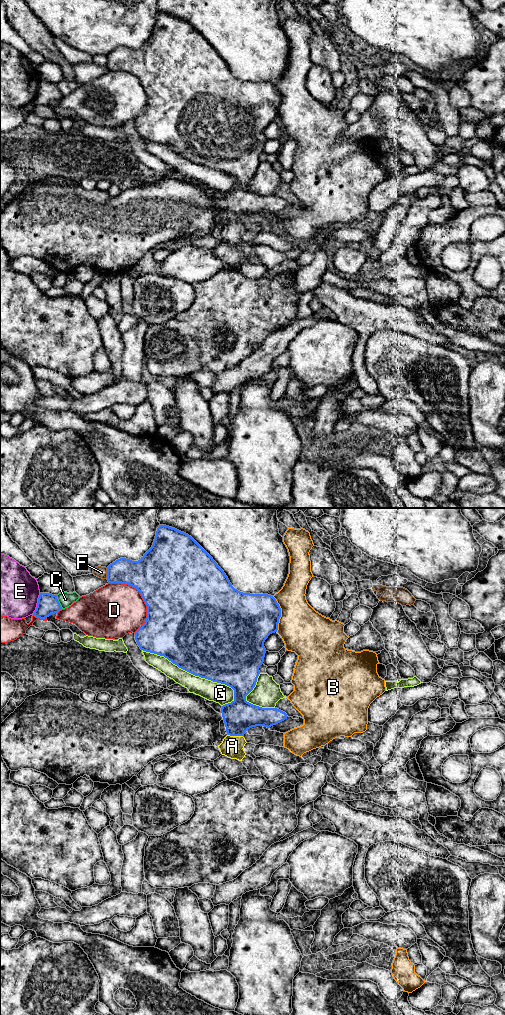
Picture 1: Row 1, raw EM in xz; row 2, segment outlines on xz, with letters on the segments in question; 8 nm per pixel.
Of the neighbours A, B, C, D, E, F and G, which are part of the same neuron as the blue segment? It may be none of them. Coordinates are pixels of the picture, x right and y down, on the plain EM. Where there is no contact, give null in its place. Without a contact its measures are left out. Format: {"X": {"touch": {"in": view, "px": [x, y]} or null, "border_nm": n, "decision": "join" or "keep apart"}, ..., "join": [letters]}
{"A": {"touch": {"in": "xz", "px": [235, 223]}, "border_nm": 120, "decision": "join"}, "B": {"touch": {"in": "xz", "px": [280, 102]}, "border_nm": 300, "decision": "keep apart"}, "C": {"touch": {"in": "xz", "px": [58, 90]}, "border_nm": 120, "decision": "keep apart"}, "D": {"touch": {"in": "xz", "px": [142, 85]}, "border_nm": 460, "decision": "keep apart"}, "E": {"touch": {"in": "xz", "px": [37, 91]}, "border_nm": 180, "decision": "keep apart"}, "F": {"touch": {"in": "xz", "px": [107, 61]}, "border_nm": 80, "decision": "keep apart"}, "G": {"touch": {"in": "xz", "px": [193, 162]}, "border_nm": 850, "decision": "keep apart"}, "join": ["A"]}

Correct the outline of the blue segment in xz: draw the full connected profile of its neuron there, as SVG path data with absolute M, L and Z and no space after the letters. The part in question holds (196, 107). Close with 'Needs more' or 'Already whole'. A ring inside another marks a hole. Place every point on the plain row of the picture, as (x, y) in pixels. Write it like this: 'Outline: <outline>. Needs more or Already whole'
Outline: M159 13L152 35L140 48L120 46L110 52L107 55L107 68L136 76L147 93L146 109L135 120L135 128L141 138L164 144L195 164L225 172L234 178L234 188L221 196L228 222L218 234L222 243L242 249L246 243L243 236L247 231L243 224L248 217L256 214L270 216L287 207L287 202L277 196L262 196L246 189L264 150L264 130L278 118L281 96L273 84L238 79L213 46L191 24L166 13Z. Needs more

